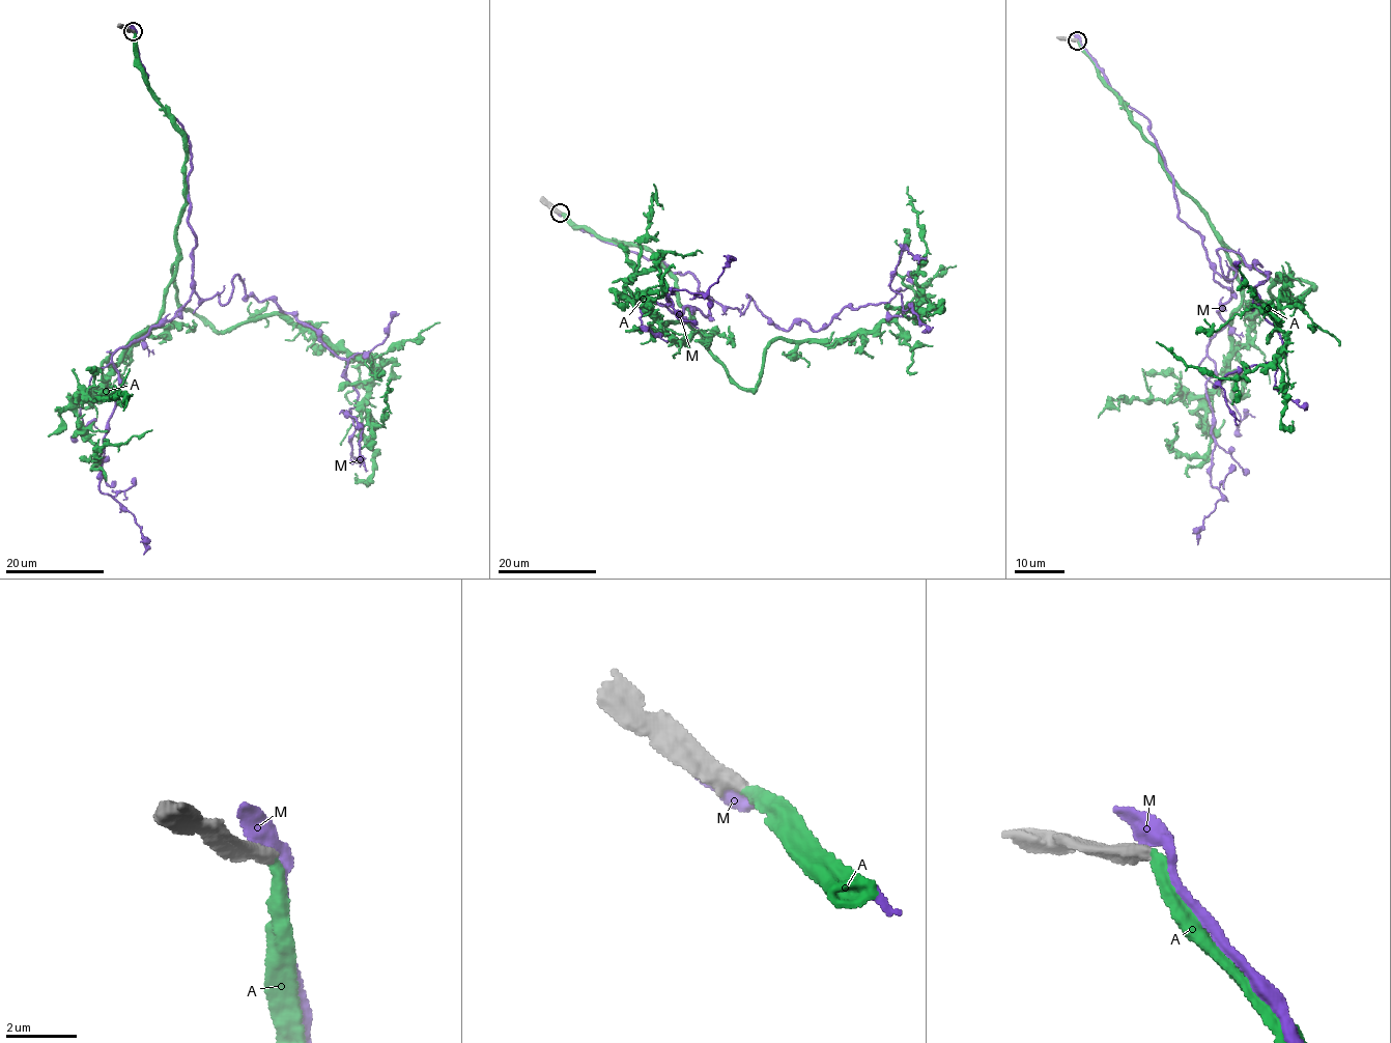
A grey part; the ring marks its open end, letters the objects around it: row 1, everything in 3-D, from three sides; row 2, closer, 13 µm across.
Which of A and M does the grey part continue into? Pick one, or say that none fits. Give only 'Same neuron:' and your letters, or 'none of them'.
Same neuron: A

